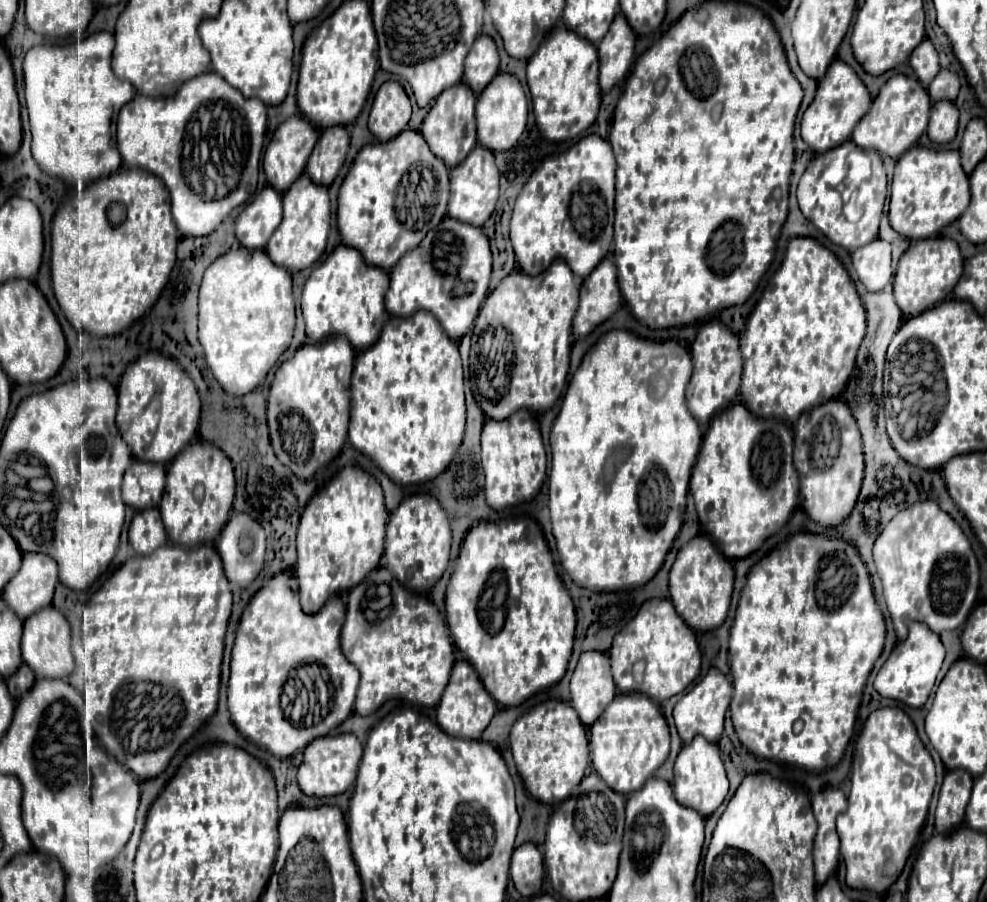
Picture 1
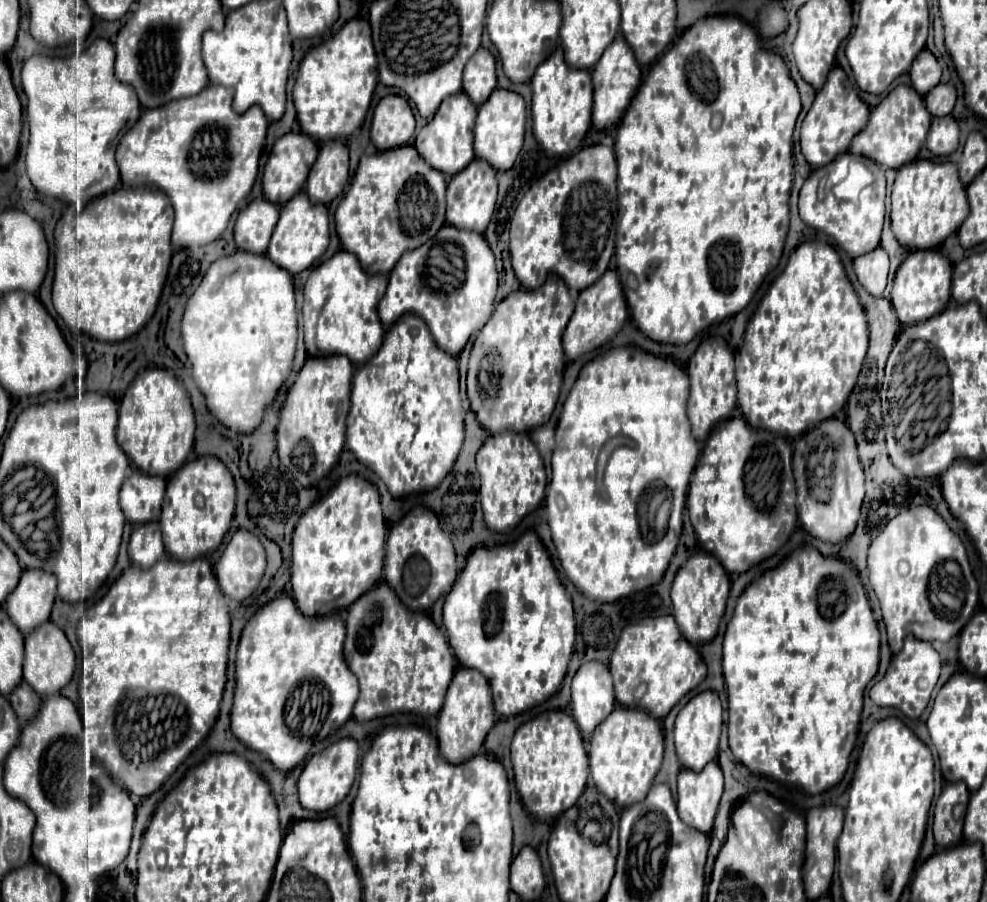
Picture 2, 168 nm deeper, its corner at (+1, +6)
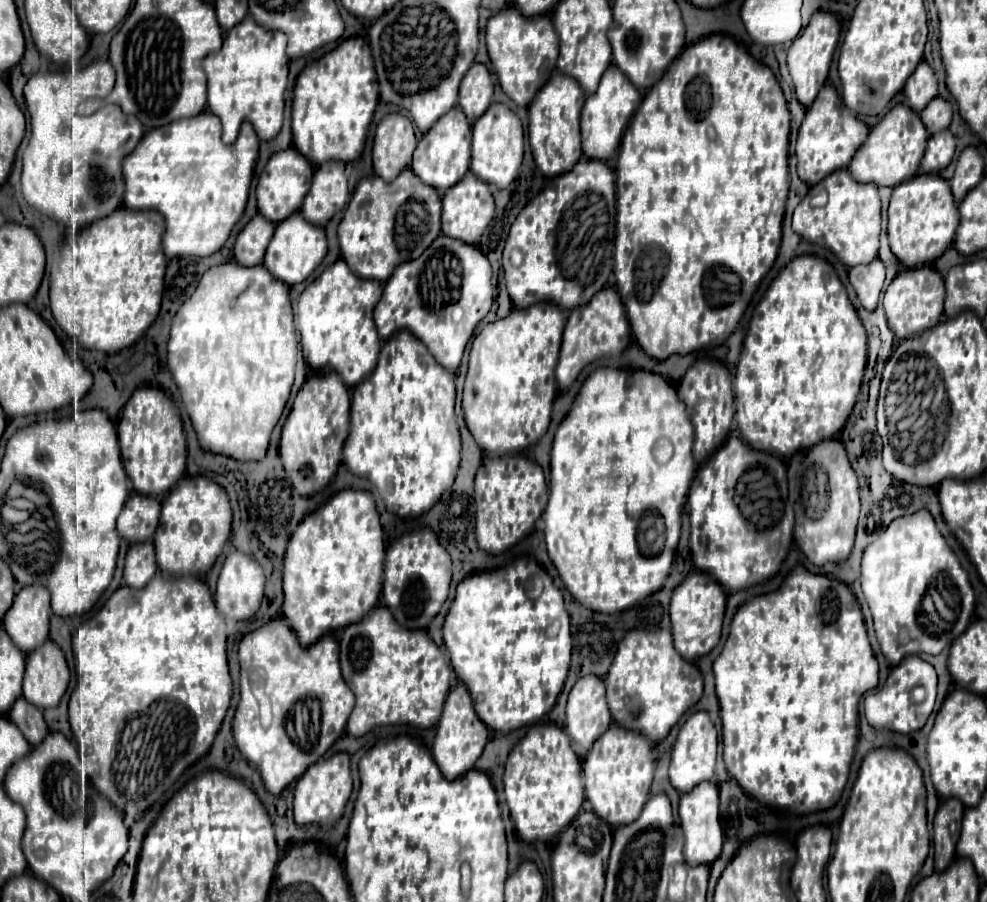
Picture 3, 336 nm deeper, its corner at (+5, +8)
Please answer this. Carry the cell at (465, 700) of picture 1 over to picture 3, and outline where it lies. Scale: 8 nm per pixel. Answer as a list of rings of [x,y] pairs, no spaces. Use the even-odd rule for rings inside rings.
[[[458,684],[446,698],[444,712],[438,722],[436,738],[434,738],[434,746],[432,746],[434,762],[440,766],[440,772],[444,774],[444,778],[456,780],[460,774],[466,774],[468,770],[472,770],[474,762],[480,758],[480,754],[488,742],[488,736],[490,736],[488,728],[484,726],[484,722],[480,722],[480,718],[474,712],[468,688],[464,684]]]

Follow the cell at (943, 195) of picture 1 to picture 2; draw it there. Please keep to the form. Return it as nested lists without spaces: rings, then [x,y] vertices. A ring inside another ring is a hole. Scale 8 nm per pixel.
[[[914,160],[912,164],[904,164],[900,172],[896,174],[894,186],[892,186],[892,230],[898,238],[898,242],[910,250],[926,250],[940,246],[968,216],[968,198],[966,188],[958,176],[958,168],[954,162],[932,162],[932,160]]]

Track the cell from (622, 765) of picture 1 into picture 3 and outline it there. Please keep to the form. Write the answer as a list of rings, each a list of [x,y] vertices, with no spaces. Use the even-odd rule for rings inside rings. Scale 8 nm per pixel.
[[[612,724],[608,732],[594,742],[582,768],[586,800],[592,804],[594,814],[600,814],[600,818],[604,818],[604,822],[614,828],[626,826],[628,822],[634,822],[640,816],[640,810],[650,794],[654,772],[652,744],[646,736]]]

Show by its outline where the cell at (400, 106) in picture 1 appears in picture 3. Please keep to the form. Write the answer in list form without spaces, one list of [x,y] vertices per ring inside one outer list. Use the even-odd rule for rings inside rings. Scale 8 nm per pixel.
[[[390,114],[386,116],[376,130],[372,160],[376,176],[392,182],[400,170],[408,168],[412,162],[412,152],[416,148],[414,126],[408,118]]]

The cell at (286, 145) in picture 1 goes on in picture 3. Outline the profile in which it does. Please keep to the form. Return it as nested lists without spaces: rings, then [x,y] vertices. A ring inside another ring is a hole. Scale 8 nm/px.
[[[288,148],[288,150],[274,154],[268,160],[268,164],[258,180],[258,186],[256,186],[258,212],[274,224],[278,224],[284,218],[288,218],[290,214],[298,212],[304,202],[304,194],[308,194],[308,186],[312,184],[312,174],[314,174],[312,164],[302,154],[298,154],[298,150]]]

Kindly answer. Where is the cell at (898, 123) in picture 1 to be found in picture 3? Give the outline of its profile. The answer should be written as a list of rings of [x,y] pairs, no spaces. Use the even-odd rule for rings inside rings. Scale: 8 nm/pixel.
[[[898,104],[882,118],[880,124],[876,124],[870,130],[868,140],[852,158],[848,170],[850,170],[852,178],[856,178],[856,182],[860,182],[860,184],[876,184],[876,186],[894,188],[900,182],[918,174],[920,160],[926,150],[926,142],[928,142],[928,132],[926,132],[920,116],[916,112],[912,112],[908,106]]]

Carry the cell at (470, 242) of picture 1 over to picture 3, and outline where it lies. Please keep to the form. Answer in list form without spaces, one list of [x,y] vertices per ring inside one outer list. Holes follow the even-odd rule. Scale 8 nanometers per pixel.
[[[440,234],[432,246],[412,262],[400,264],[384,286],[384,294],[374,310],[374,322],[382,340],[396,330],[410,330],[426,346],[432,332],[446,334],[446,370],[456,372],[468,340],[478,322],[492,306],[492,268],[488,258],[470,244]]]

